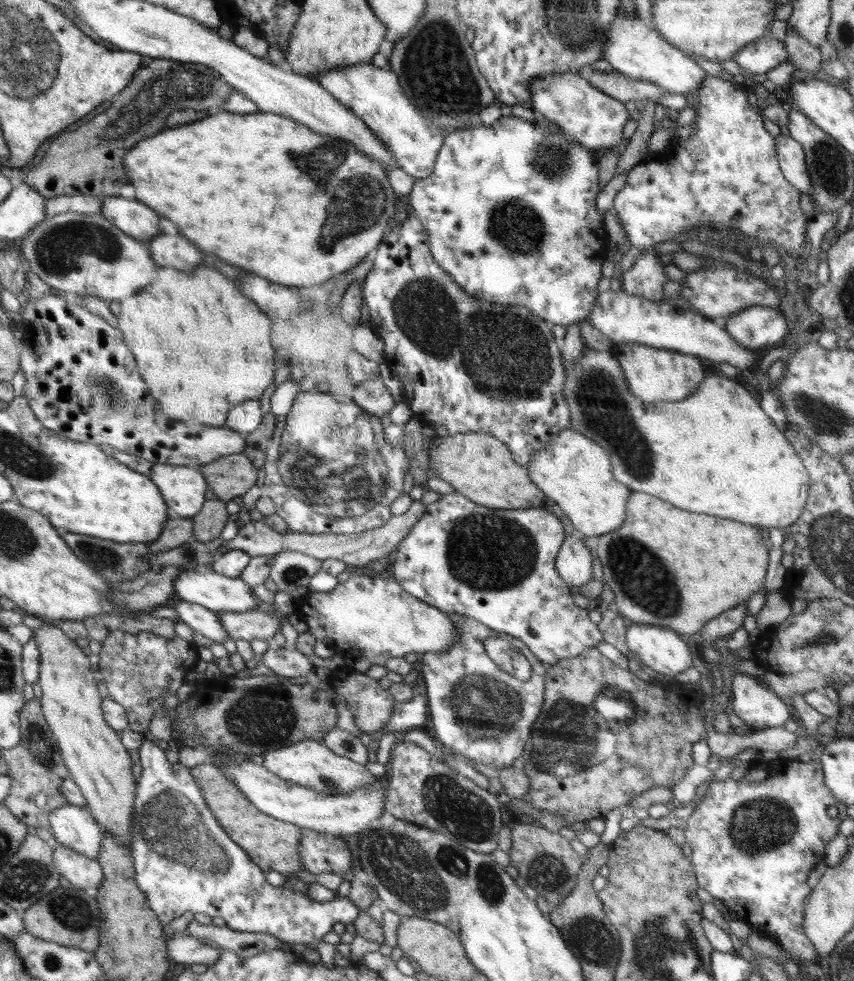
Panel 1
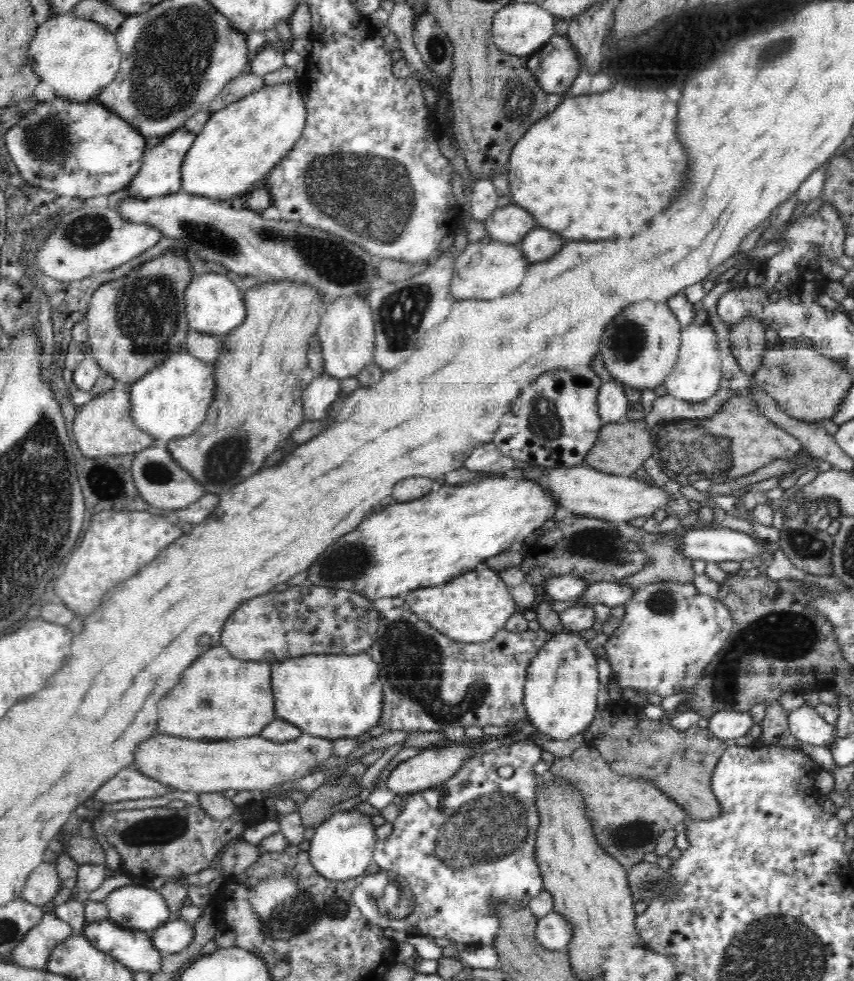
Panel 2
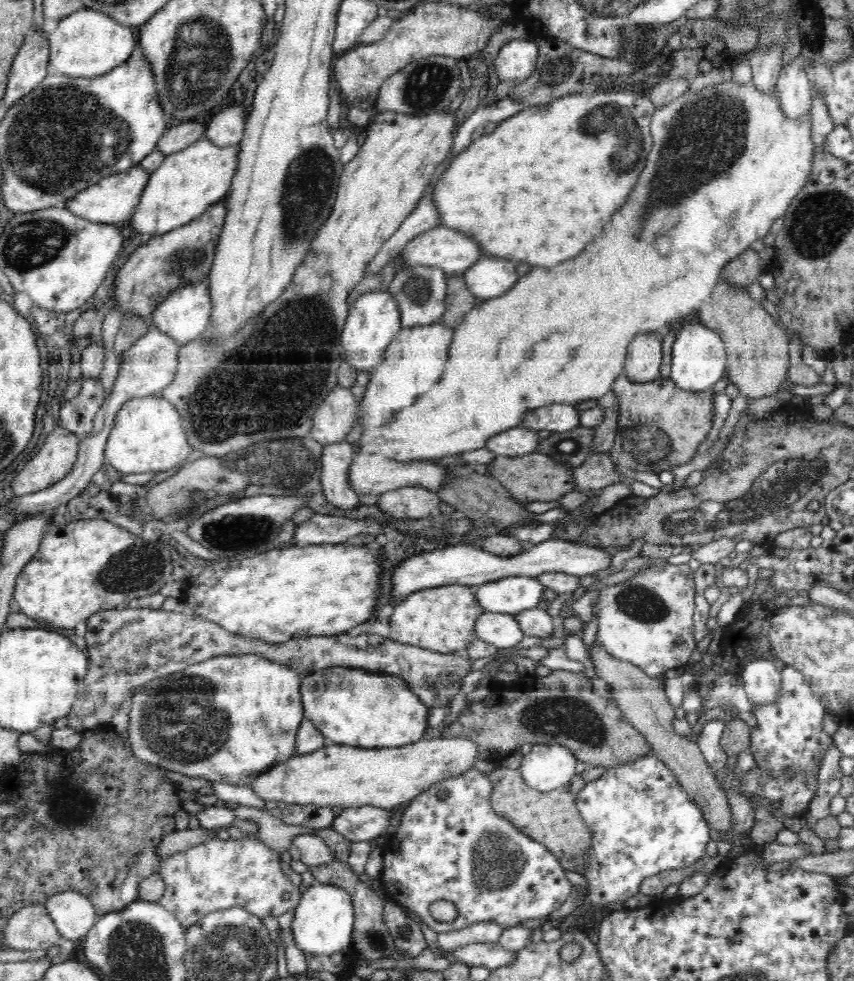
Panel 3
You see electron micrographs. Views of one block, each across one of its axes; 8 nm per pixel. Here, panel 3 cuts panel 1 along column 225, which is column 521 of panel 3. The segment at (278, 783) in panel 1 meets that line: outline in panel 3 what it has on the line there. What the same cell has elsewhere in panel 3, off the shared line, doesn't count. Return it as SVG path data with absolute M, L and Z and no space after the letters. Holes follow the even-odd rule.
M536 744L519 767L526 784L540 792L550 792L568 784L576 776L575 755L564 746Z

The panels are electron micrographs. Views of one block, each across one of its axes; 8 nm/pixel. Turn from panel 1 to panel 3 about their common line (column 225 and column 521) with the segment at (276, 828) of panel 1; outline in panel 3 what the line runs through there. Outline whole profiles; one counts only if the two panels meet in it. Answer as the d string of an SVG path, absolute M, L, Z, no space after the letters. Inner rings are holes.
M498 765L487 775L492 785L492 800L490 800L492 809L498 815L510 819L516 831L524 833L552 851L564 869L582 874L588 864L592 831L588 829L586 822L580 817L580 811L576 809L576 796L587 783L580 774L576 774L568 784L550 792L530 788L519 769Z

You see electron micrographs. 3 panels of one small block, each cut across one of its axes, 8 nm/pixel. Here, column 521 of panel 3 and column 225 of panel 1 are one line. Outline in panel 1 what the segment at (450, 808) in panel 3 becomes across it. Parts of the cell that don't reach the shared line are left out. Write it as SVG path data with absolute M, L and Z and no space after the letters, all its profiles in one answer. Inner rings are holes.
M152 738L142 742L138 748L142 775L139 780L139 796L135 802L133 816L133 840L131 855L134 858L135 874L139 890L147 896L151 909L161 924L166 926L174 918L193 912L208 914L225 920L232 930L249 933L266 933L280 938L284 943L312 943L319 941L332 931L336 922L350 924L360 910L346 897L328 902L313 900L303 887L274 887L265 879L266 873L238 846L218 823L214 813L204 801L198 781L192 777L190 768L168 762L165 750L158 748Z

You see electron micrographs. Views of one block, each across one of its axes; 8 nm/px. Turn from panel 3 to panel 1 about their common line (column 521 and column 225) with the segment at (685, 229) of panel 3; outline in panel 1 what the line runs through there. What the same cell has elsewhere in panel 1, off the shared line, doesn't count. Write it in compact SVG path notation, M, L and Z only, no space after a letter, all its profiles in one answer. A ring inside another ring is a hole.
M204 264L202 267L188 272L188 270L176 270L173 267L159 267L155 280L146 288L140 290L138 294L123 299L121 303L121 314L118 315L118 328L123 331L127 340L127 345L134 352L135 360L138 363L139 371L147 382L147 386L152 388L152 396L161 407L164 417L172 418L173 421L188 422L196 421L208 426L224 427L228 412L247 400L260 399L266 387L274 381L274 373L278 364L274 357L274 349L270 344L270 317L264 314L258 304L240 294L238 286L224 278L220 272L216 272L212 266Z

